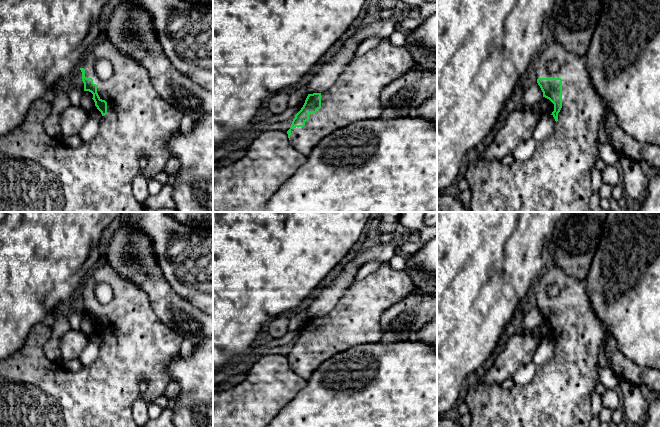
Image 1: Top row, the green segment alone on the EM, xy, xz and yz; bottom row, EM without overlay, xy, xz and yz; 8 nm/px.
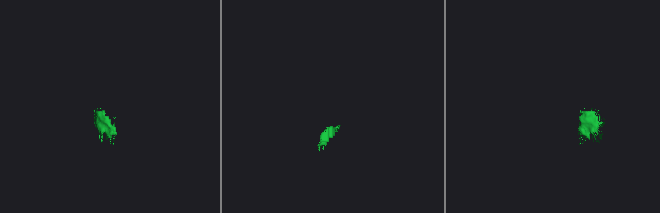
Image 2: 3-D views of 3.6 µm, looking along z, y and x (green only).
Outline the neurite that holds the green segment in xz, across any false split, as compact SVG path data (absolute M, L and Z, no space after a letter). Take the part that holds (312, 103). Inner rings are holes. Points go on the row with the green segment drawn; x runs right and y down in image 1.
M389 39L371 48L364 55L354 57L343 69L335 83L323 93L308 94L301 110L295 115L287 131L291 145L308 156L325 137L363 119L376 119L382 113L380 94L392 81L398 79L414 64L414 57L405 46L393 45Z

